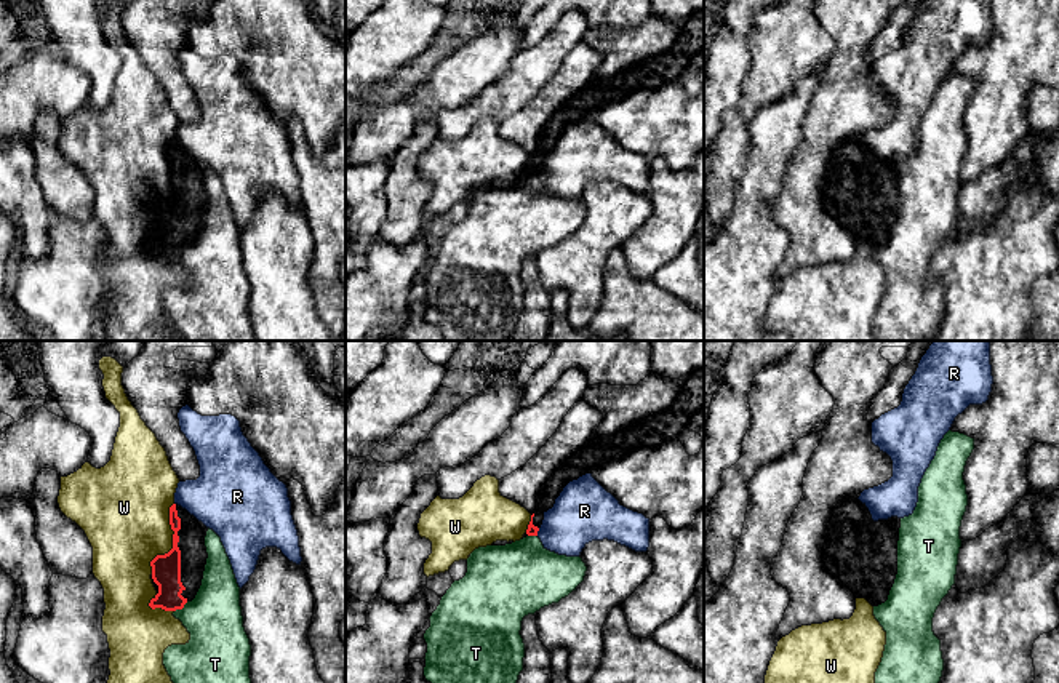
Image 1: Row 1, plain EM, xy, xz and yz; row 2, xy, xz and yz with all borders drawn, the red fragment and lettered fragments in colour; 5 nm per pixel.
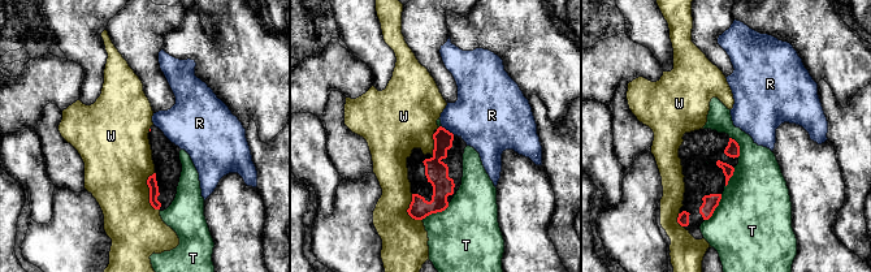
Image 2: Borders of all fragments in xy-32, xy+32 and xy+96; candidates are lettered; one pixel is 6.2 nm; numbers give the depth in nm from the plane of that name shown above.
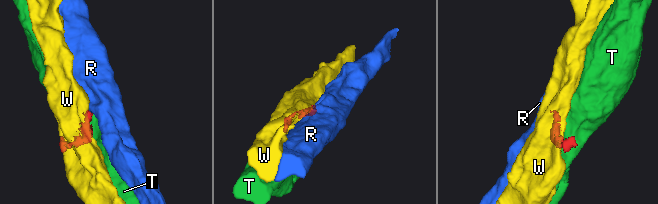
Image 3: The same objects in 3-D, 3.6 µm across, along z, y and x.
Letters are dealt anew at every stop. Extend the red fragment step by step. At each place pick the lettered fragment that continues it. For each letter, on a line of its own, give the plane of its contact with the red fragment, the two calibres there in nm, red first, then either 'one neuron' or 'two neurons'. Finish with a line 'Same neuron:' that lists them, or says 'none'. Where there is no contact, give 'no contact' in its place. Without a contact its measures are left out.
R: xz | 50/300 nm | two neurons
T: xy | 140/280 nm | two neurons
W: xy | 140/420 nm | two neurons
Same neuron: none

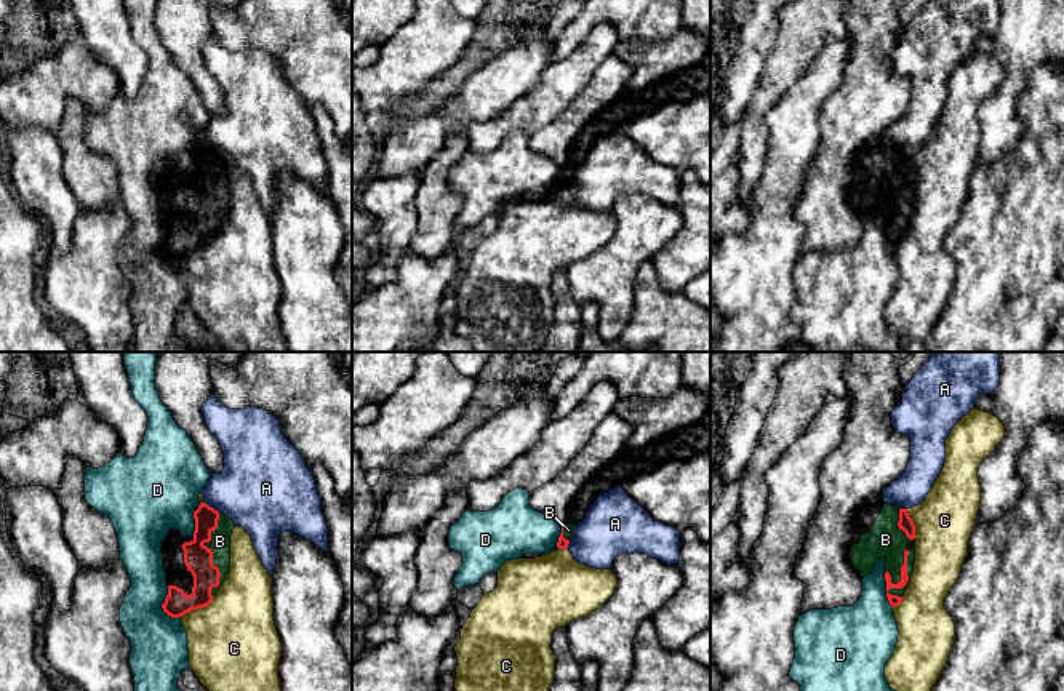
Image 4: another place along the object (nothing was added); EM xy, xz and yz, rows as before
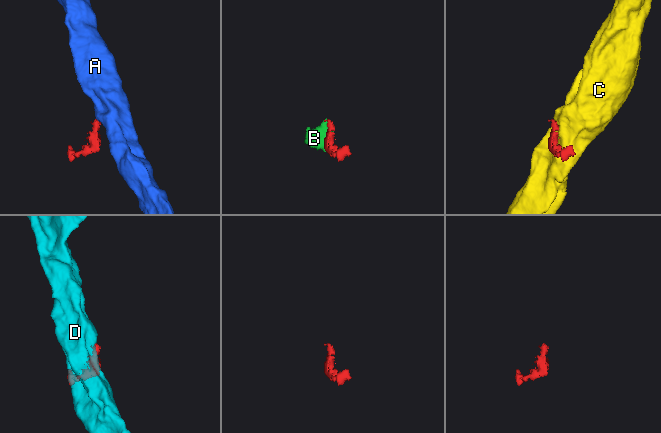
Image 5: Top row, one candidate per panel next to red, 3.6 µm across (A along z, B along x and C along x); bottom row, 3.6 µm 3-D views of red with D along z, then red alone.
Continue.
A: xy | 120/400 nm | two neurons
B: yz | 60/180 nm | one neuron
C: xy | 140/440 nm | two neurons
D: xy | 130/280 nm | two neurons
Same neuron: B

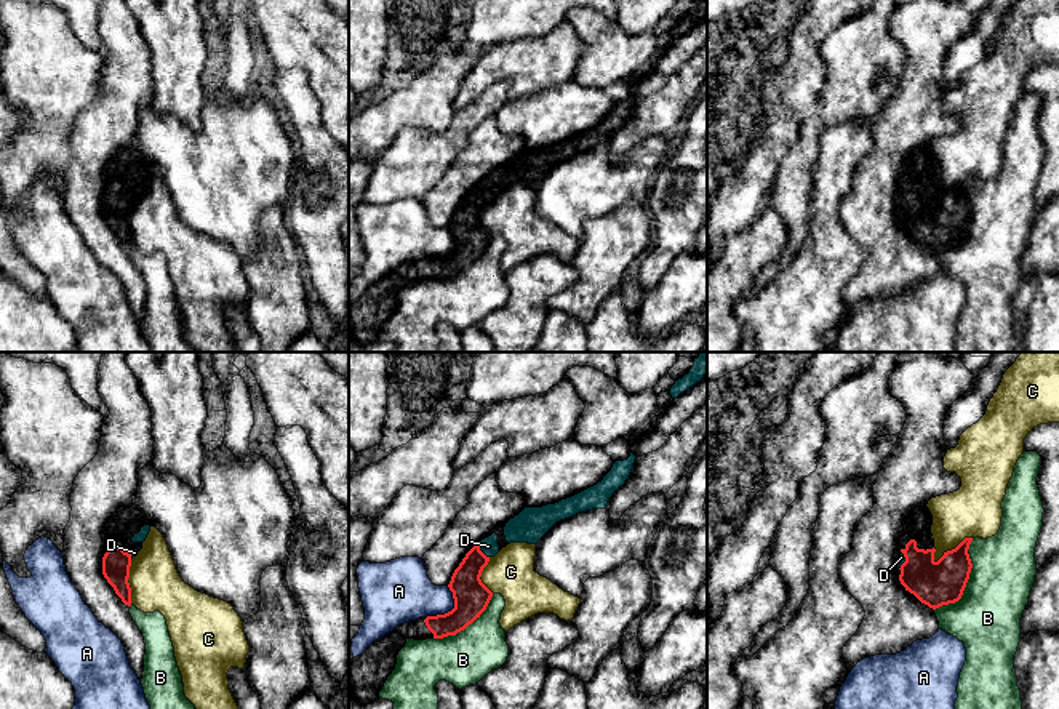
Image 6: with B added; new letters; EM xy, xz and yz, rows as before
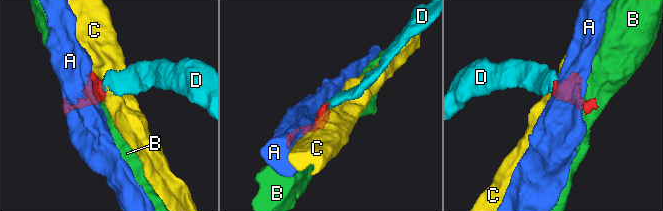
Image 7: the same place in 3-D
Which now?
A: xz | 180/280 nm | two neurons
B: yz | 220/340 nm | two neurons
C: yz | 220/280 nm | two neurons
D: xz | 180/90 nm | one neuron
Same neuron: D

